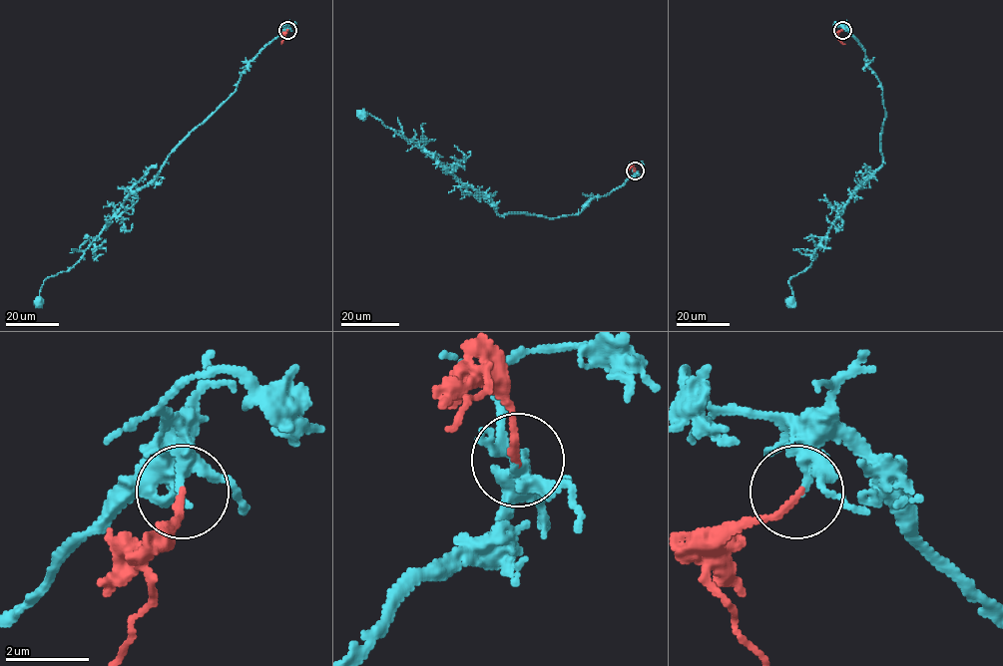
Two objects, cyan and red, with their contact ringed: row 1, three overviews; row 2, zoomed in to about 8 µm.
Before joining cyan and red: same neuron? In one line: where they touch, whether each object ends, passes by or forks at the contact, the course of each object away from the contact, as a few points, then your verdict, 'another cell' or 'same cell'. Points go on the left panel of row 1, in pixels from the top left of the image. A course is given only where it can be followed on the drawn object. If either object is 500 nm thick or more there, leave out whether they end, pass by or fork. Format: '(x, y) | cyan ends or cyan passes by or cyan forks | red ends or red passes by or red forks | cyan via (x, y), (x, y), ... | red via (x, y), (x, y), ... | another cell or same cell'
(287, 30) | cyan passes by | red ends | cyan via (287, 30), (250, 62), (237, 89), (160, 173), (126, 199), (83, 256), (45, 279), (39, 302) | red via (287, 30), (281, 44) | same cell

